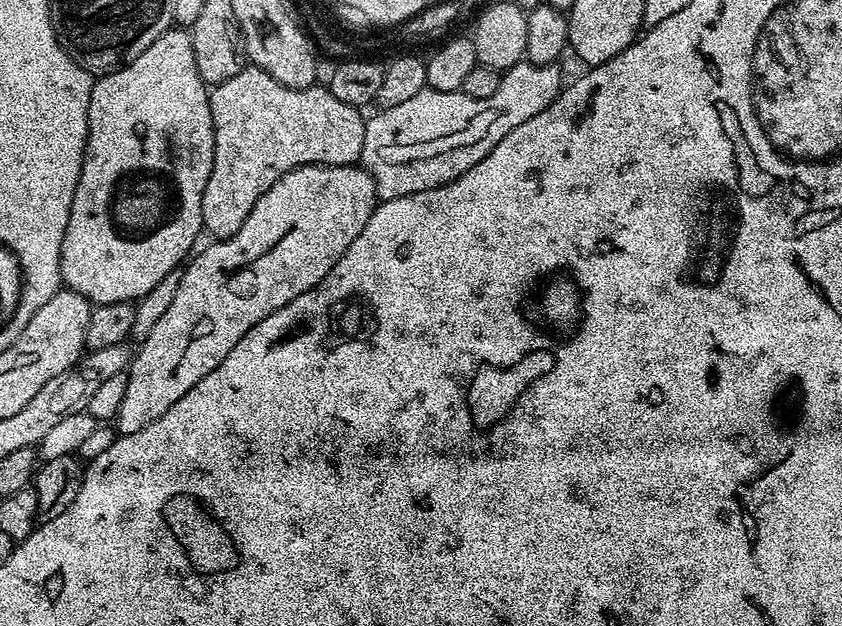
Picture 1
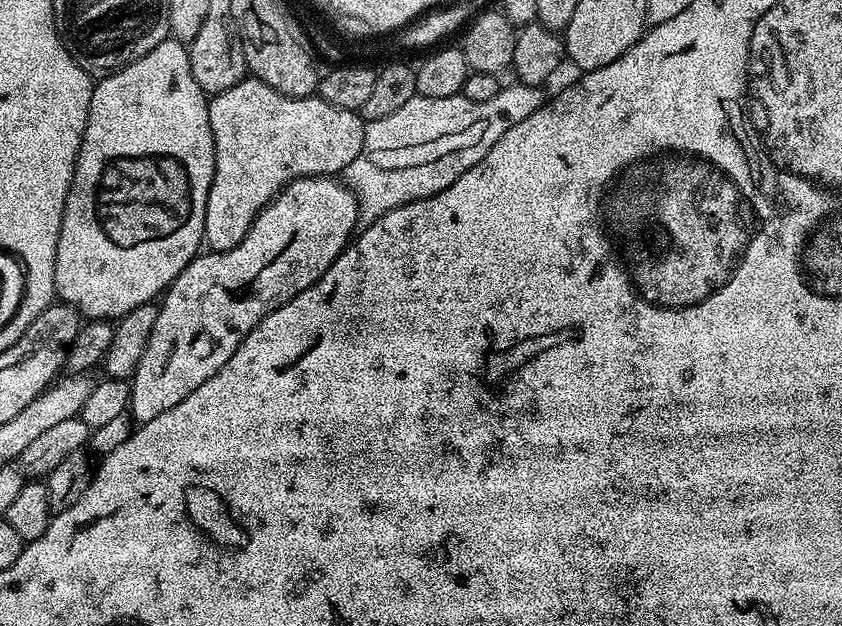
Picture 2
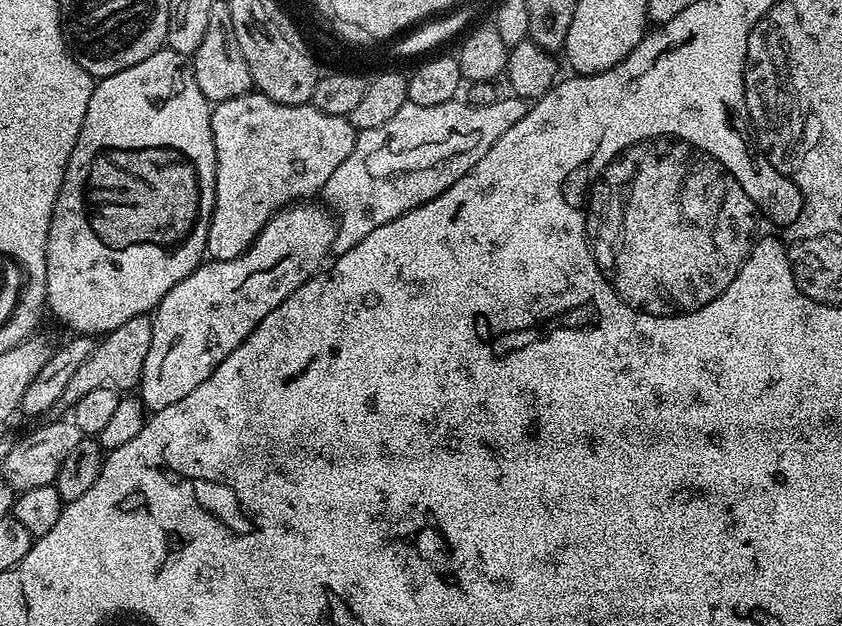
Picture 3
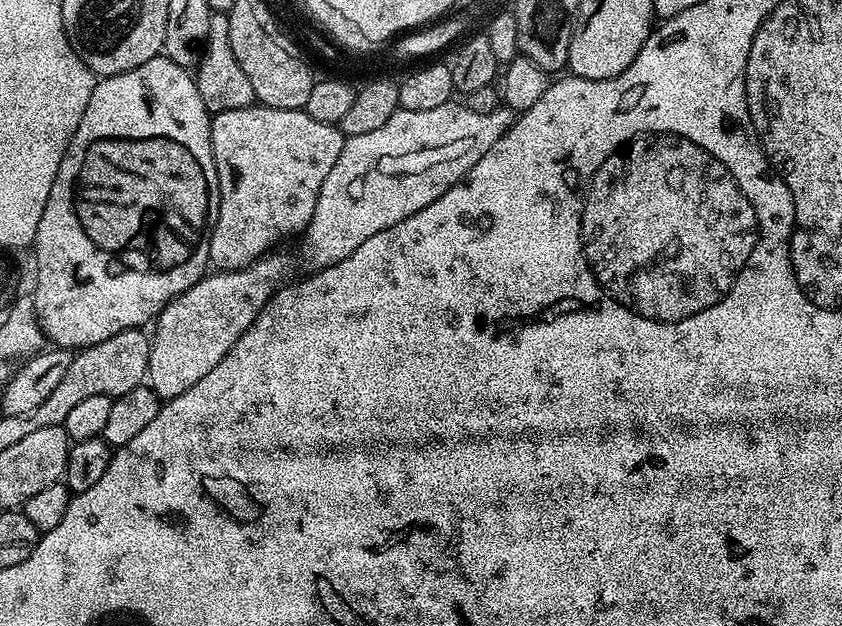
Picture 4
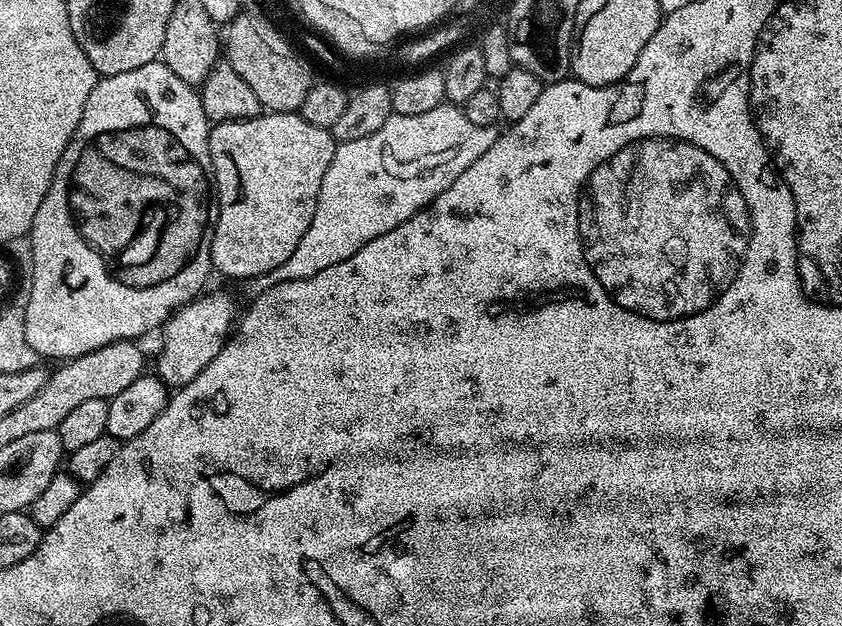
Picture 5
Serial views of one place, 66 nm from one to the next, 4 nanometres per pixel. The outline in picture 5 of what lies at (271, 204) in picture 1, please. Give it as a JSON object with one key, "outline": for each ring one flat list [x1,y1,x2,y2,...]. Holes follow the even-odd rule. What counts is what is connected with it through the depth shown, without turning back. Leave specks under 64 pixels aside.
{"outline":[[208,290,181,306,162,325,164,341,160,344,160,357,157,358,154,368,155,375,172,390,190,383,216,357,218,350,222,350,222,346,228,343,237,316,236,304,228,292]]}

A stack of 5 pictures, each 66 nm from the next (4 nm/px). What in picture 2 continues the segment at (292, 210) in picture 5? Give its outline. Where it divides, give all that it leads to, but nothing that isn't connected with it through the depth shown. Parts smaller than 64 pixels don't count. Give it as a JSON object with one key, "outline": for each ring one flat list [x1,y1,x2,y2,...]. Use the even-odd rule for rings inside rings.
{"outline":[[245,78,242,82,238,82,238,86,230,86,230,90,215,93,209,99,208,113,210,114,210,130,216,147,216,165,214,166,212,185,206,198,204,244,214,252,229,252,231,248,238,246,238,242,242,242,242,238,250,230,252,223,256,221,256,215,290,182,301,180,307,176,335,177,337,174,343,173,344,168,350,166,350,162,354,162,354,158,358,158,358,154,362,150,366,127,360,112,351,112,350,110,342,110,338,106,330,106,330,102,323,100,319,94,313,94,306,98,290,98,286,94,278,94,278,90,266,86,266,82,255,78]]}

